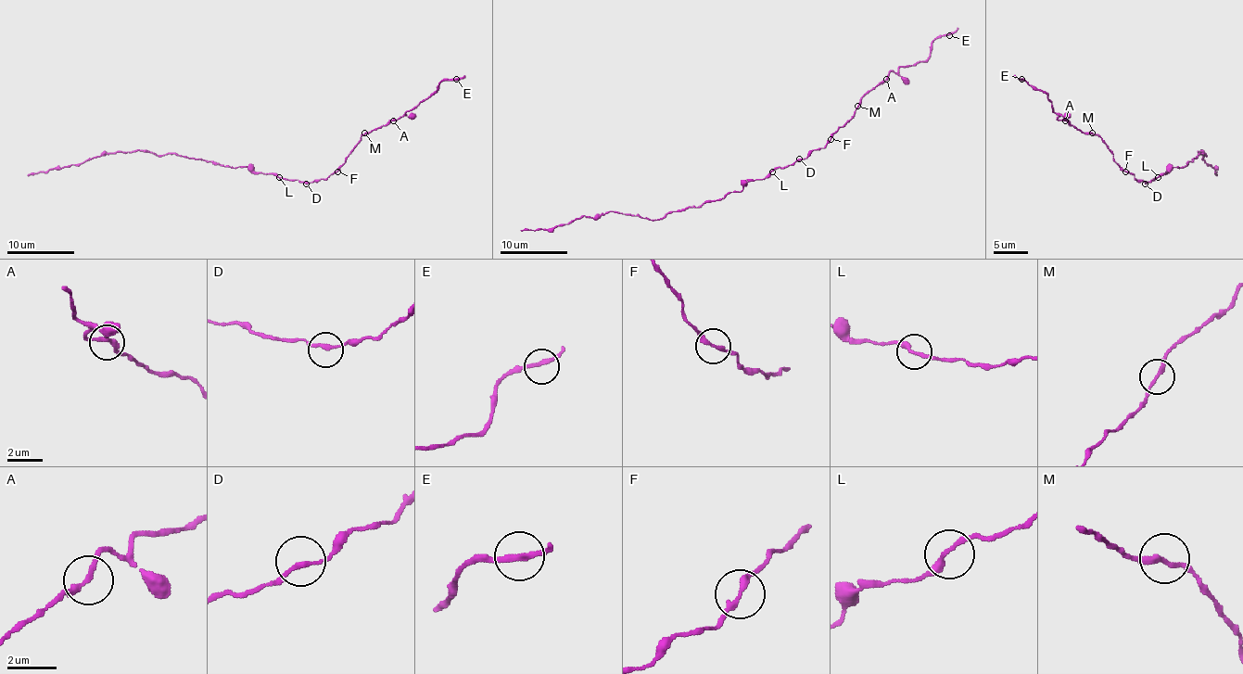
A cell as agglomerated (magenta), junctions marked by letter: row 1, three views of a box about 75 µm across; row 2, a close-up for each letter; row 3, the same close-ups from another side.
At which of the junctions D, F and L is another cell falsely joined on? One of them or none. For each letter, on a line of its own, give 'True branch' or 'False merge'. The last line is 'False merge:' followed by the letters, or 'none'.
D: True branch
F: False merge
L: True branch
False merge: F

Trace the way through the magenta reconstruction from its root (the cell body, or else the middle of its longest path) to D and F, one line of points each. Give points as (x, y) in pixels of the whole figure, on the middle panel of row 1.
D: (772, 171), (792, 165), (799, 158)
F: (772, 171), (805, 158), (814, 150), (822, 148), (830, 138)

